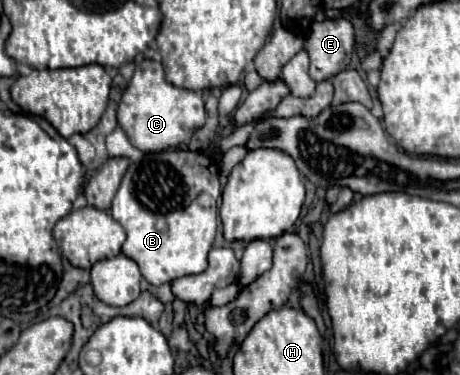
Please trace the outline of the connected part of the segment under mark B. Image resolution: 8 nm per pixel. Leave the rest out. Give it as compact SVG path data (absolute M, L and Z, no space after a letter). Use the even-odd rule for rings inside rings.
M168 149L130 163L112 201L112 217L128 235L122 253L138 263L148 283L170 283L184 275L202 273L208 267L208 251L218 227L218 195L218 165L206 153Z

